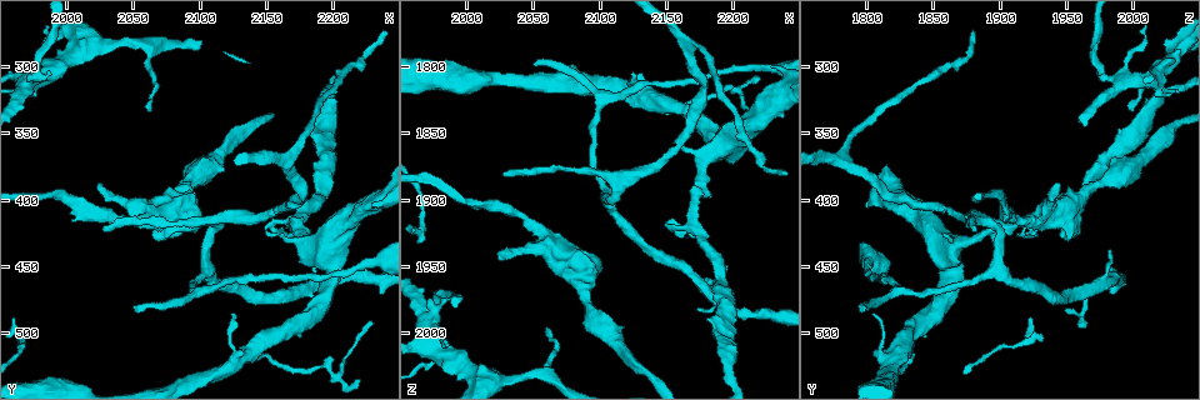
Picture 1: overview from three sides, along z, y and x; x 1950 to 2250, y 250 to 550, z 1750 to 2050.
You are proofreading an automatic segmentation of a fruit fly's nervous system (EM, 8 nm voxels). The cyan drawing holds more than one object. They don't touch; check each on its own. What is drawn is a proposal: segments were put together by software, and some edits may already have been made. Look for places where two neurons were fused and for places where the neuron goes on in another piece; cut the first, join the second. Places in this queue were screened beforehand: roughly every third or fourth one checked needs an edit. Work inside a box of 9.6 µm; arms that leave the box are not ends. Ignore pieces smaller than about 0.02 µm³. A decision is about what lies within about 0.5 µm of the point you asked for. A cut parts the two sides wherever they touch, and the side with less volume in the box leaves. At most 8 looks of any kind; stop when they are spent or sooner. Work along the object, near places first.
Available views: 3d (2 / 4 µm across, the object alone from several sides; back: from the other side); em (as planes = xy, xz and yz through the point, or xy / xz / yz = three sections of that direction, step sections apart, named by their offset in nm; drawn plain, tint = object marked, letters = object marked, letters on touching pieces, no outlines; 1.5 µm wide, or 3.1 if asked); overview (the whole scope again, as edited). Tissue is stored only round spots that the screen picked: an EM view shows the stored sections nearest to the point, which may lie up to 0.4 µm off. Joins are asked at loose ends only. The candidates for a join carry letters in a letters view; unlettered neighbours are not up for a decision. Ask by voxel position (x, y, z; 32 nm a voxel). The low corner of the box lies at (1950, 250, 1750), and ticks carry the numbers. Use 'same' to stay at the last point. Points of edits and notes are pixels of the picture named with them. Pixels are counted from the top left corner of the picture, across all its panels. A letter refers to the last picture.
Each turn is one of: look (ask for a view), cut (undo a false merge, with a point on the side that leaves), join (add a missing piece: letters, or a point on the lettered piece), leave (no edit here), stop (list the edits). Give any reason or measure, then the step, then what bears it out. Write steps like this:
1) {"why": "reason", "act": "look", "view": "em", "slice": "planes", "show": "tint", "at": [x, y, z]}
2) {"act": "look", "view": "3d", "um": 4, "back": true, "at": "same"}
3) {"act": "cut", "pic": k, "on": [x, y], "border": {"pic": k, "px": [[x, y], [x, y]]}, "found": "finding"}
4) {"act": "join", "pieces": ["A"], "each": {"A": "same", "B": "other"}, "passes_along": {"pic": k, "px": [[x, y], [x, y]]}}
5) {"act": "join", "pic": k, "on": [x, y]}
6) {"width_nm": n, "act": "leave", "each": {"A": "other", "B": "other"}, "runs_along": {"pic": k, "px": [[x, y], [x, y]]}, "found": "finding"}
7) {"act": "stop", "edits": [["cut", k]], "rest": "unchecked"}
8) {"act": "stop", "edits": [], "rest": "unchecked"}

{"why": "tapers out", "act": "look", "view": "em", "slice": "xz", "step": 4, "show": "letters", "at": [2026, 422, 1880]}

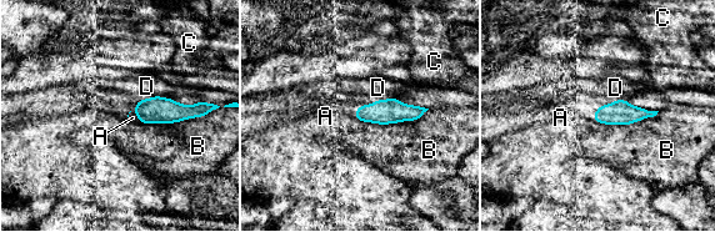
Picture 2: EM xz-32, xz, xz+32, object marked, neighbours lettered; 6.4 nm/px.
{"width_nm": 110, "longest_contact_nm": ["B", 500], "act": "join", "pieces": ["A"], "each": {"A": "same", "B": "other", "C": "other", "D": "other"}, "found": "the neuron continues"}

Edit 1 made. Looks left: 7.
{"why": "free end", "act": "look", "view": "3d", "um": 4, "at": [2050, 482, 1798]}

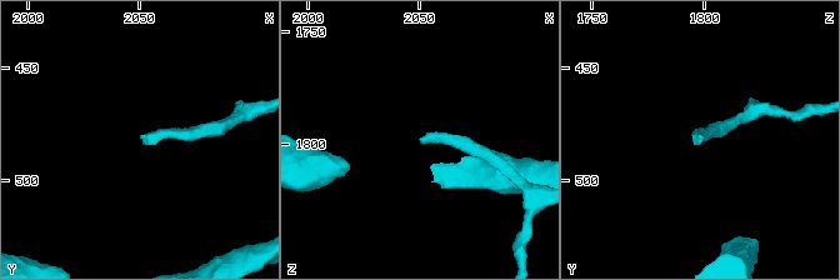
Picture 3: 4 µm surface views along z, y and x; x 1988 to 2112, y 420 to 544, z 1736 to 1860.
{"why": "now the EM", "act": "look", "view": "em", "slice": "xy", "step": 8, "show": "letters", "at": [2050, 483, 1798]}

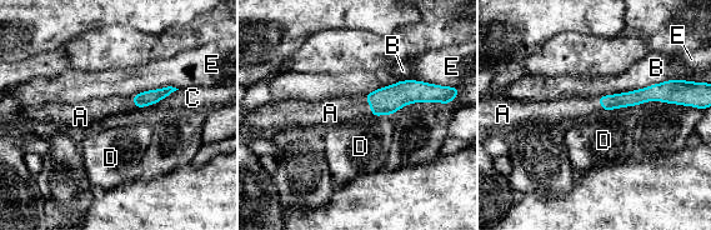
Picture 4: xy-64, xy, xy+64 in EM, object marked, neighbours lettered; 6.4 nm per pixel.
{"act": "join", "pieces": ["A"], "each": {"A": "same", "B": "other", "C": "other", "D": "other", "E": "other"}, "passes_along": {"pic": 4, "px": [[386, 100], [370, 105], [334, 111]]}, "found": "the neuron continues"}

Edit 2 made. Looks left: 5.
{"why": "tapers out", "act": "look", "view": "em", "slice": "planes", "show": "plain", "at": [1984, 270, 2010]}

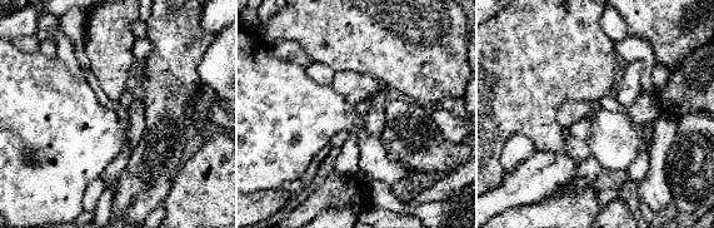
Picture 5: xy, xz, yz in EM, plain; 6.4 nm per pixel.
{"act": "look", "view": "em", "slice": "planes", "show": "letters", "at": "same"}

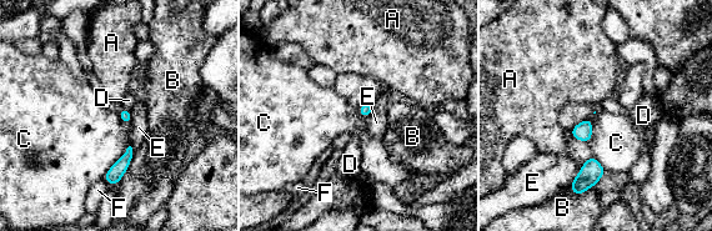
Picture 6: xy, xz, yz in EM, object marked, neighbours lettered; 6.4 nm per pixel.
{"width_nm": 70, "longest_contact_nm": ["C", 280], "act": "leave", "each": {"A": "other", "B": "other", "C": "other", "D": "other", "E": "other", "F": "other"}, "found": "no lettered piece goes on from it"}

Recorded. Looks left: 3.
{"act": "stop", "edits": [["join", 2], ["join", 4]], "rest": "unchecked"}

